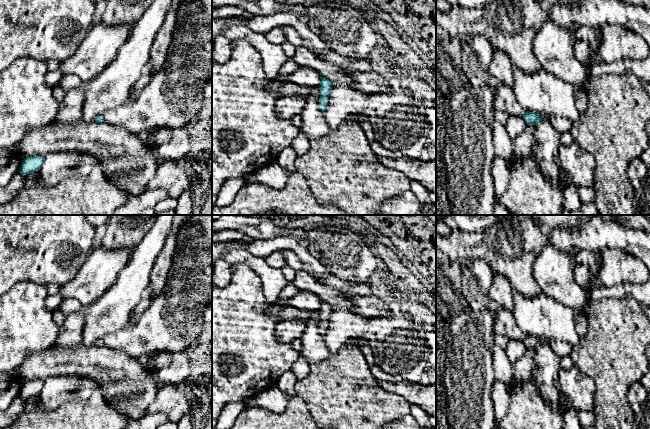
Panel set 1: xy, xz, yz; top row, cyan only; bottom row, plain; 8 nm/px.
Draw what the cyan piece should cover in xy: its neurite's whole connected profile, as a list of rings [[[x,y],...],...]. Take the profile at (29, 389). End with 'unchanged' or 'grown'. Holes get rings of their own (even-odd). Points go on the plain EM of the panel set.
[[[33,380],[23,384],[19,397],[22,399],[28,399],[34,397],[42,391],[45,384],[45,380]]] | unchanged

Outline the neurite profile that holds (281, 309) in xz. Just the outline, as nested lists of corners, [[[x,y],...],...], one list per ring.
[[[278,299],[275,304],[272,304],[268,313],[273,315],[278,322],[288,319],[301,319],[305,323],[313,319],[318,324],[320,322],[319,312],[301,311],[289,305],[289,300]]]

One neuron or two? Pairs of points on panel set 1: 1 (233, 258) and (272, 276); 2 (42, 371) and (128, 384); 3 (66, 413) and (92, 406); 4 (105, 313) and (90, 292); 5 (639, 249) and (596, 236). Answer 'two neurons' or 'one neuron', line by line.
1: one neuron
2: one neuron
3: one neuron
4: two neurons
5: one neuron

